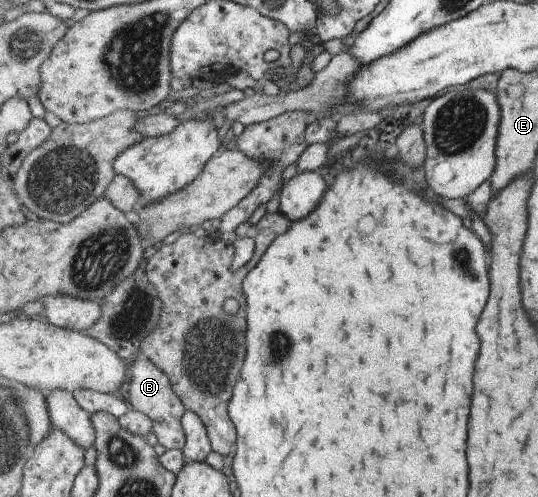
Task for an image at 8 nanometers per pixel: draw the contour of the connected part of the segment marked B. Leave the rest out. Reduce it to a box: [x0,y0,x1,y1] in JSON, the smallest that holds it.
[128,356,187,450]

